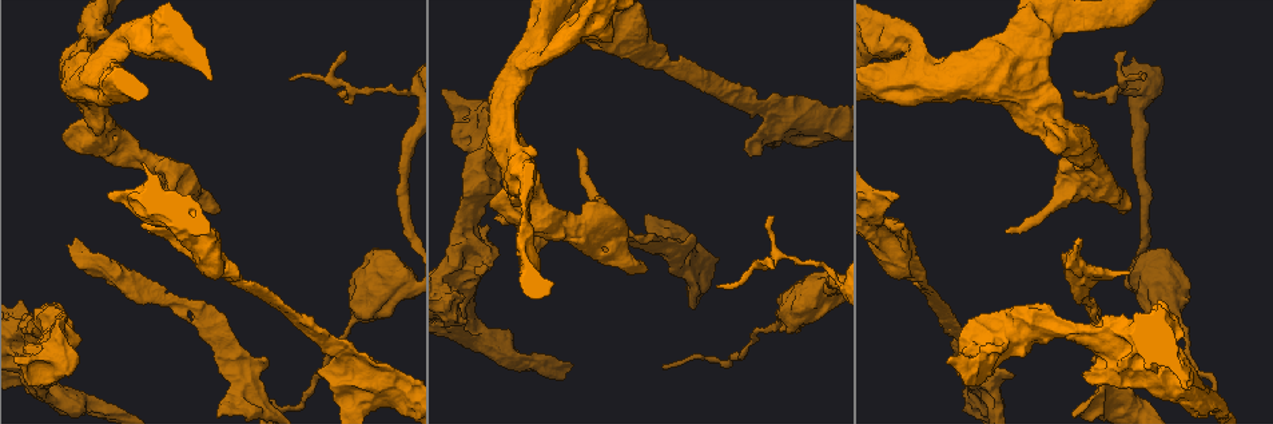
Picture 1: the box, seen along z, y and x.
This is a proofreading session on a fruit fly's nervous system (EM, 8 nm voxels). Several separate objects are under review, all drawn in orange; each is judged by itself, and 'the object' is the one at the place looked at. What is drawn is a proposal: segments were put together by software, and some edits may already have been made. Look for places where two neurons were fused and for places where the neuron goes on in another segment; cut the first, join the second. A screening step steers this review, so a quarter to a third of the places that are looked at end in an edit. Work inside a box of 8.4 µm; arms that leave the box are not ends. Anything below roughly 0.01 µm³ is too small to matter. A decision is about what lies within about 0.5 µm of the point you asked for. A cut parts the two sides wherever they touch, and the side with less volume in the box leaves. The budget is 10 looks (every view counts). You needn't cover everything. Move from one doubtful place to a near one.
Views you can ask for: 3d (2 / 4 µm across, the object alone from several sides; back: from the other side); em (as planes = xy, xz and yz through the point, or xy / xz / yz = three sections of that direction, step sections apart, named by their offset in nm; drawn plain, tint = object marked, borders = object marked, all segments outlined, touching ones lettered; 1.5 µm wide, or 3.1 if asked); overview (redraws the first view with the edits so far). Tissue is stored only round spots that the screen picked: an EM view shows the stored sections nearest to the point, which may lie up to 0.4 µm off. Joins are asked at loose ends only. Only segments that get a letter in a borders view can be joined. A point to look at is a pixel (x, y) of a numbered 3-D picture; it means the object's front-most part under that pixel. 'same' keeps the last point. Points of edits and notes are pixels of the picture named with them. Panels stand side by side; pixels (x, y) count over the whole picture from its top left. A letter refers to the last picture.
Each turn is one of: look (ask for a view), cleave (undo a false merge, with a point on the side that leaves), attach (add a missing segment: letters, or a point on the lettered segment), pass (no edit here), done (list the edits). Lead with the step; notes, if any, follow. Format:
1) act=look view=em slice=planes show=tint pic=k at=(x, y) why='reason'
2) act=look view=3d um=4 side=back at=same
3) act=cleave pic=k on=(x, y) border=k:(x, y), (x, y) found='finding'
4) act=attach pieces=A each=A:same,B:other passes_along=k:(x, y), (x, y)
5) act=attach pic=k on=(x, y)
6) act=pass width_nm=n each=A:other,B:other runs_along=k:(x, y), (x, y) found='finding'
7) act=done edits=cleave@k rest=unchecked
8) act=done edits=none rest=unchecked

act=look view=em slice=xz step=4 show=plain pic=1 at=(645, 268) why='stops while still wide'

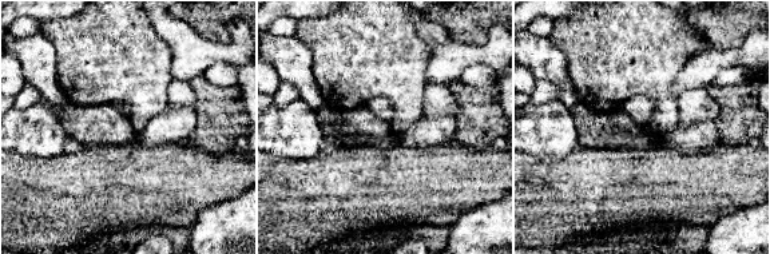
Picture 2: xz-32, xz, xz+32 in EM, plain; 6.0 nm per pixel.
act=look view=em slice=xz step=4 show=borders at=same

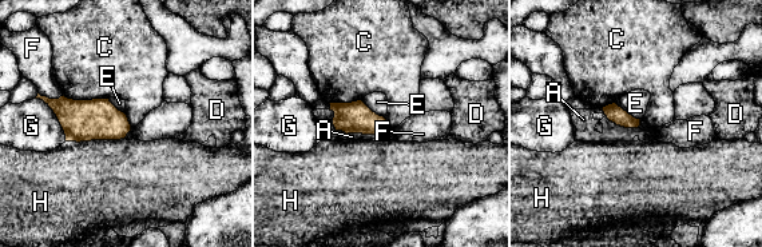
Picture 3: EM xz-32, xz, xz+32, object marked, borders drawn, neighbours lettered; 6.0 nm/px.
act=pass each=A:other,C:other,D:other,E:other,F:other,G:other,H:other border=3:(63, 94), (71, 99), (108, 99) found='none of them fits'

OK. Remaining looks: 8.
act=look view=em slice=planes show=tint pic=1 at=(753, 105) why='side arm on a straight run'

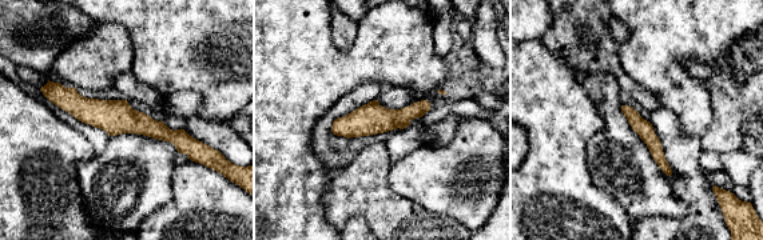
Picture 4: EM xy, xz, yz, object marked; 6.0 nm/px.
act=look view=em slice=planes show=borders at=same why='what lies round it'

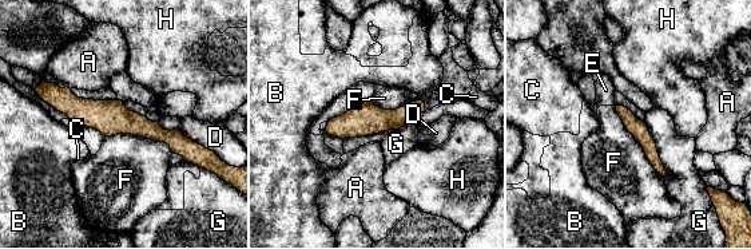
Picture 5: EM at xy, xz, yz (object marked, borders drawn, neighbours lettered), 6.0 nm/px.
act=pass each=A:other,B:other,C:other,D:other,E:other,F:other,G:other,H:other runs_along=5:(46, 93), (195, 149) found='one neuron here'

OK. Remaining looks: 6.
act=look view=em slice=xy step=4 show=tint pic=1 at=(340, 92) why='tapers out'

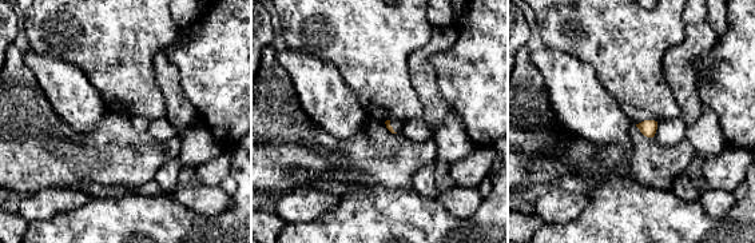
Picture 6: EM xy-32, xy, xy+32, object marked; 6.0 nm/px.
act=look view=em slice=planes show=borders at=same

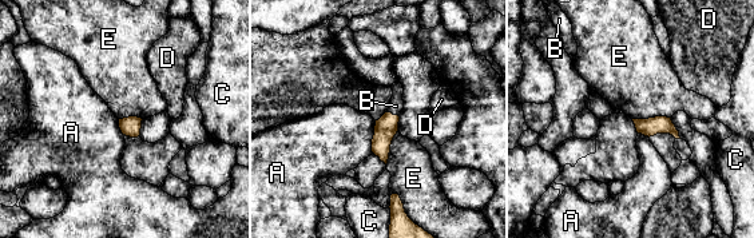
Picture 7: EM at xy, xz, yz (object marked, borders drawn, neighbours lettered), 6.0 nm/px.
act=attach pieces=B each=A:other,B:same,C:other,D:other,E:other passes_along=7:(385, 129), (392, 114), (396, 106) found='it goes on there'

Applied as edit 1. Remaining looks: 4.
act=look view=overview why='redraw'

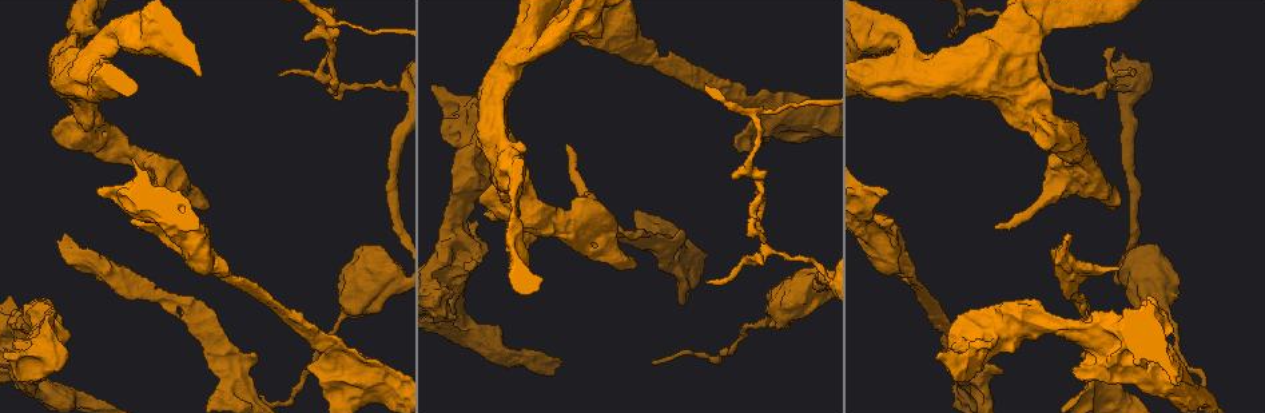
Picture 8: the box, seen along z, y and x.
act=look view=3d um=2 side=back pic=8 at=(220, 324) why='branch stops here'

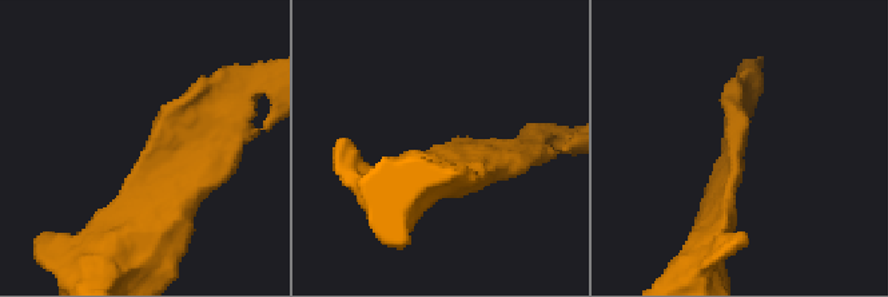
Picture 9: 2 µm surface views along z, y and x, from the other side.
act=look view=em slice=xy step=4 show=borders pic=9 at=(444, 151)

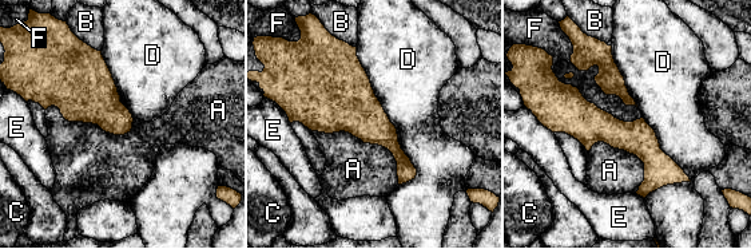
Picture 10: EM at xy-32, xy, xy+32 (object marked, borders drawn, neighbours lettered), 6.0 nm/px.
act=pass width_nm=200 each=A:other,B:other,C:other,D:other,E:other,F:other runs_along=10:(551, 115), (634, 137), (684, 178) found='none of them fits'

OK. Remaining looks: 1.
act=done edits=attach@7 rest=unchecked

